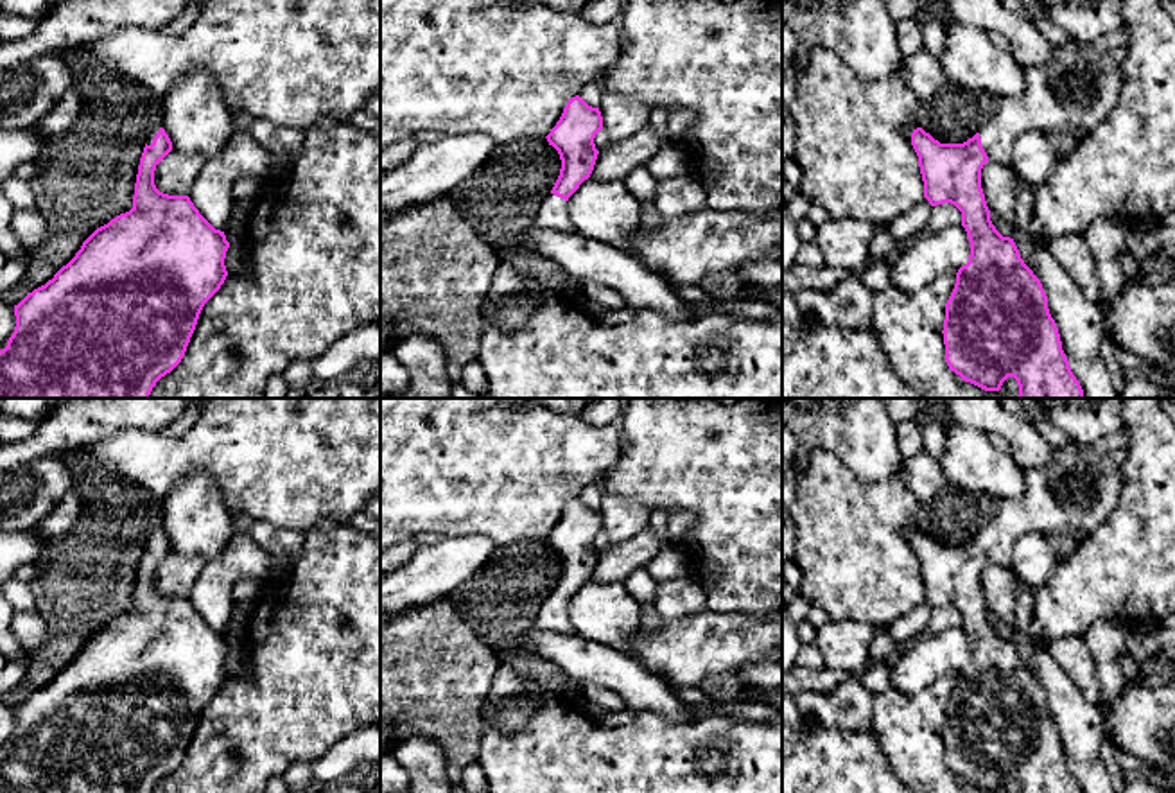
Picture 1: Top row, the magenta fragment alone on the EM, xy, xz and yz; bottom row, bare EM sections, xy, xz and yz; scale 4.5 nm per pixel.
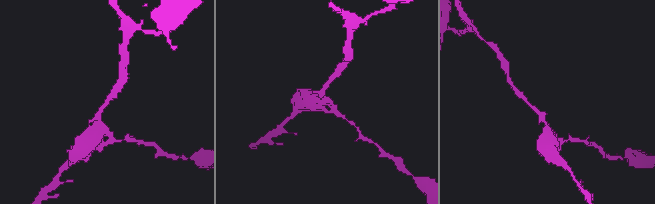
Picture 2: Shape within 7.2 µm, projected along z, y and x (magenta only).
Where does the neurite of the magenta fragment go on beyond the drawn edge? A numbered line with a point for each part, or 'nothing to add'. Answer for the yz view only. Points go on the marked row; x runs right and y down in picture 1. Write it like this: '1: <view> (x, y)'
1: yz (1073, 92)

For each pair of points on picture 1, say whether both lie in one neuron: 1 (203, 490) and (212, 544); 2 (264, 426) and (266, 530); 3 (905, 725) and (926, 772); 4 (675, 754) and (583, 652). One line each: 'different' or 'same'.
1: same
2: different
3: same
4: different

